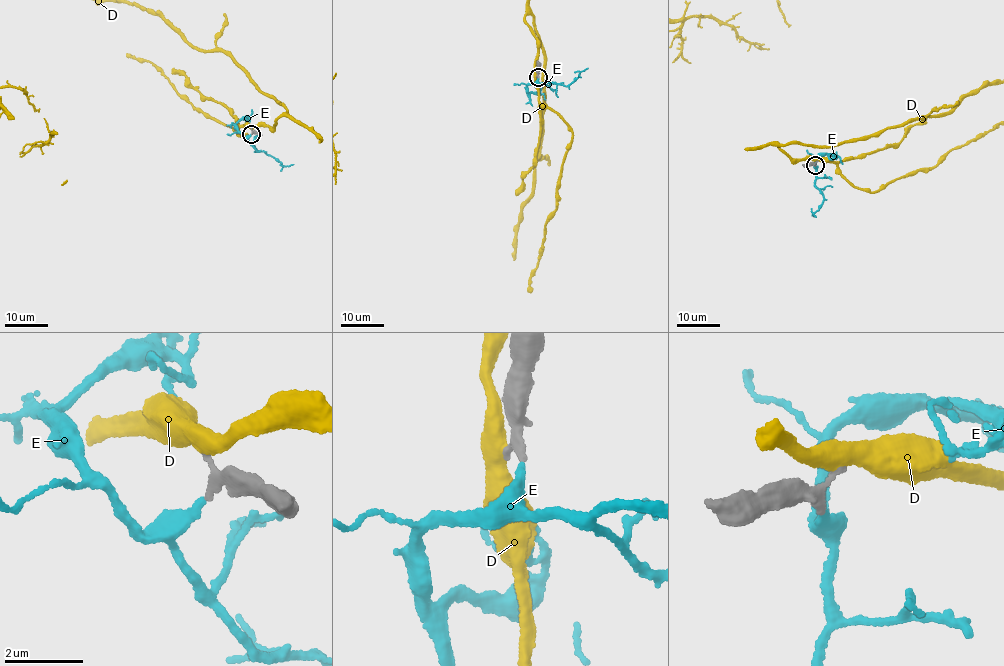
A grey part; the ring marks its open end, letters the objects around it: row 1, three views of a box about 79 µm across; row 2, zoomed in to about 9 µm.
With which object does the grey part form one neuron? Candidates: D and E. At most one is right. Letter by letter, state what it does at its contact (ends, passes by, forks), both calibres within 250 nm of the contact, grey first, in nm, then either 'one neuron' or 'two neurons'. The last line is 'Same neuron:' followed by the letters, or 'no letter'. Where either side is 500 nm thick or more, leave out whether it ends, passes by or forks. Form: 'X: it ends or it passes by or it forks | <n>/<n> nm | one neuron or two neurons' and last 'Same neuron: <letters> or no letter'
D: it passes by | 160/440 nm | two neurons
E: it ends | 170/240 nm | one neuron
Same neuron: E

